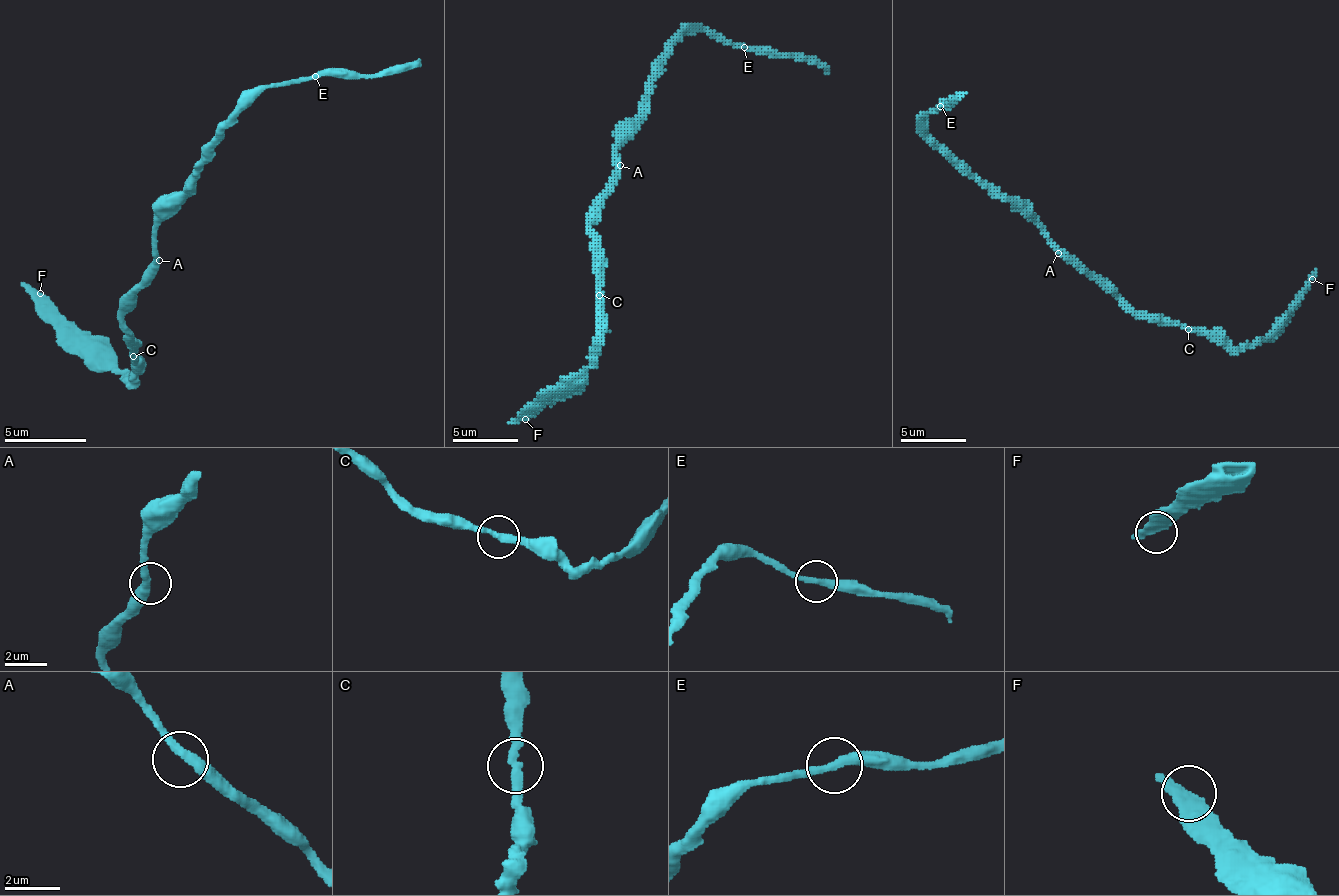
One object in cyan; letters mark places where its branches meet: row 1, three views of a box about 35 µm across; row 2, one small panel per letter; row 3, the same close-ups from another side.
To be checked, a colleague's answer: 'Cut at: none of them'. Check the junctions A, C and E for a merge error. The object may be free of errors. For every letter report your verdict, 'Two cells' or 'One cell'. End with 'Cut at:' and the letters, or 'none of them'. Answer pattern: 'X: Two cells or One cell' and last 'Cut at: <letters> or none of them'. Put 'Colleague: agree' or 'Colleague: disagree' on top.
Colleague: agree
A: One cell
C: One cell
E: One cell
Cut at: none of them

